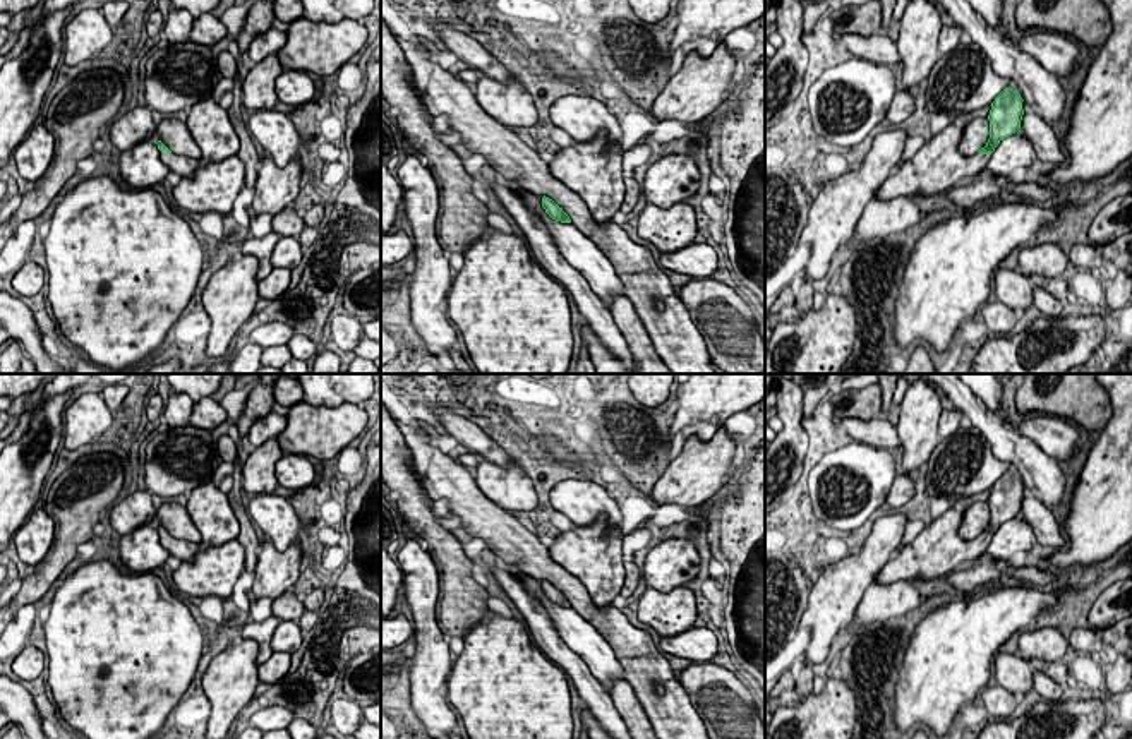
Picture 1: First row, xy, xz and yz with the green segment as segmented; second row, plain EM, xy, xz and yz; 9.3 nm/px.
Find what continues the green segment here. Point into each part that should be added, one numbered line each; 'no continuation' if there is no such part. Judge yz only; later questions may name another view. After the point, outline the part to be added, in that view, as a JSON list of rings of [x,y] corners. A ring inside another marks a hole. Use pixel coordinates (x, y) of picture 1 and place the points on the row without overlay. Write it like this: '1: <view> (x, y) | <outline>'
1: yz (939, 549) | [[[948,508],[940,518],[926,525],[895,559],[890,559],[876,574],[875,583],[930,581],[954,571],[960,562],[984,554],[991,538],[964,540],[959,535],[964,509]]]

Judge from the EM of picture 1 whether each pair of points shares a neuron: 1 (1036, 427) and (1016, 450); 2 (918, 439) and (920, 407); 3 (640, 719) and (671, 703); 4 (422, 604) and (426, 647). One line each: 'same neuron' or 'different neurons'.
1: different neurons
2: same neuron
3: different neurons
4: same neuron

